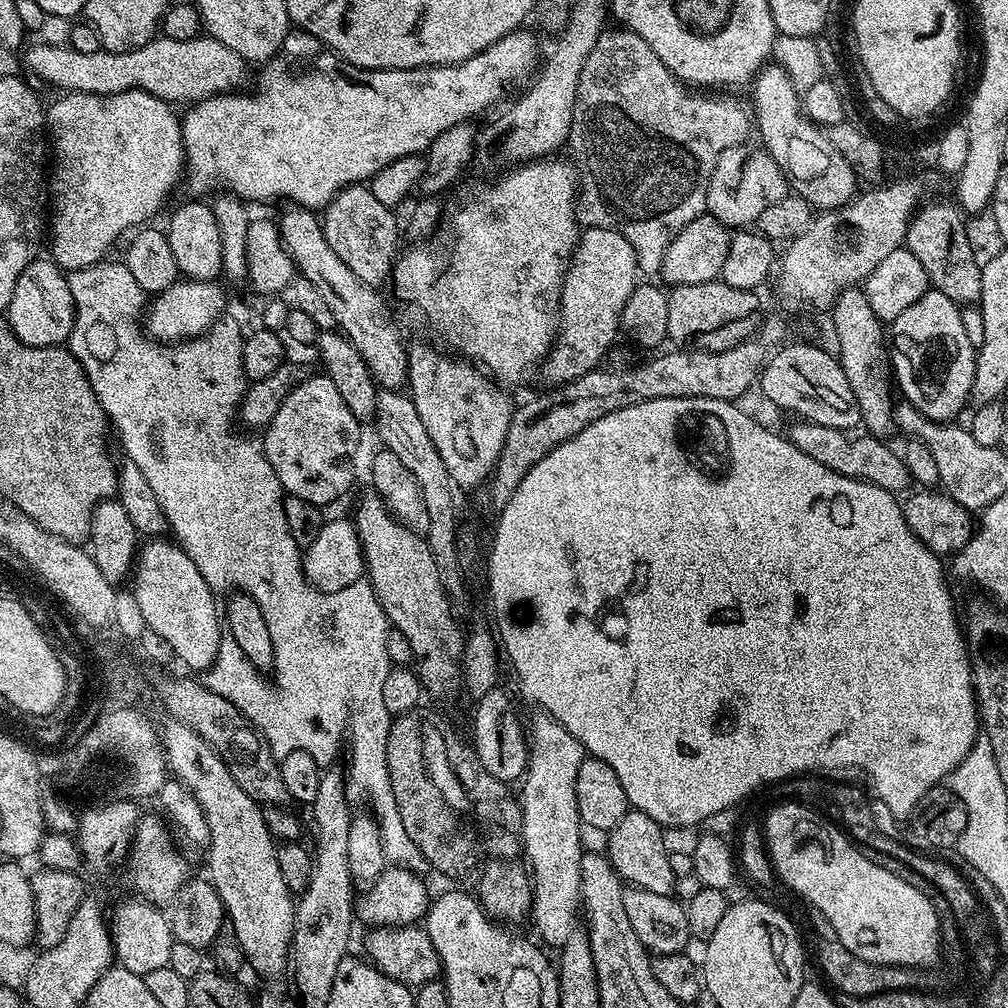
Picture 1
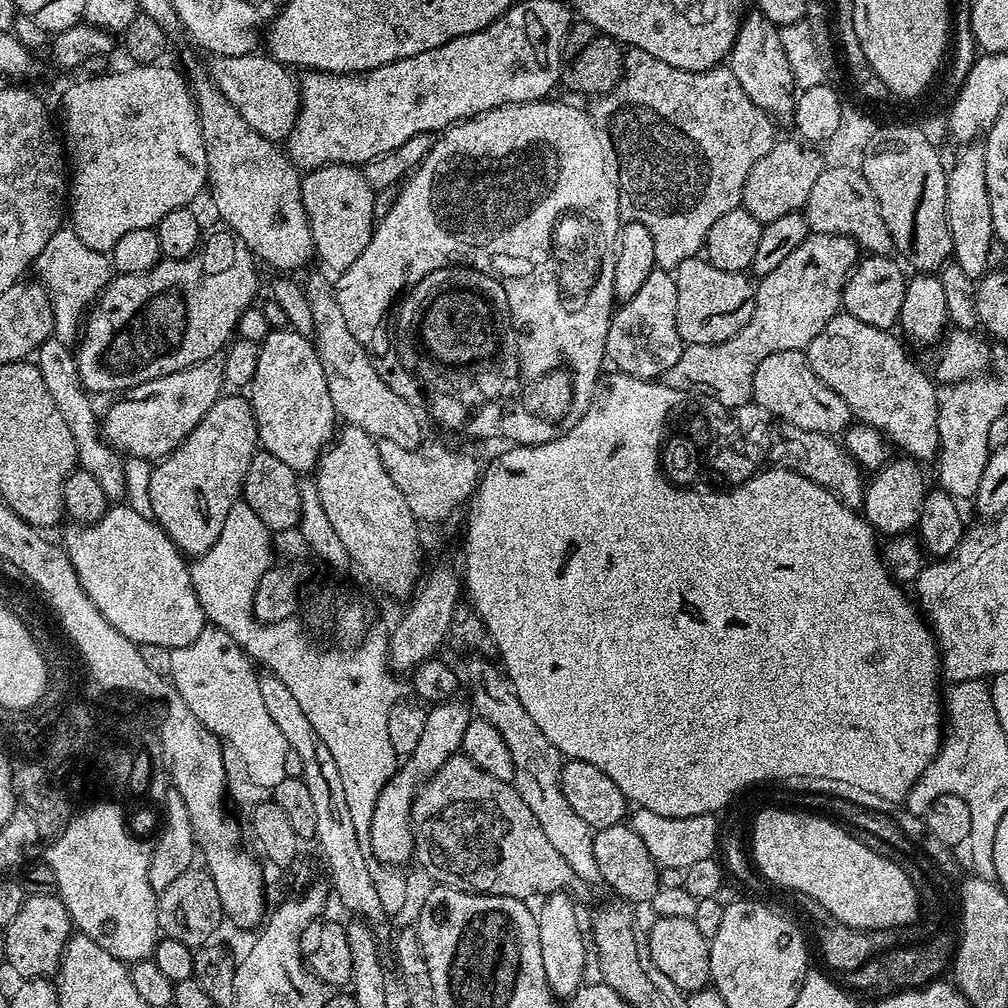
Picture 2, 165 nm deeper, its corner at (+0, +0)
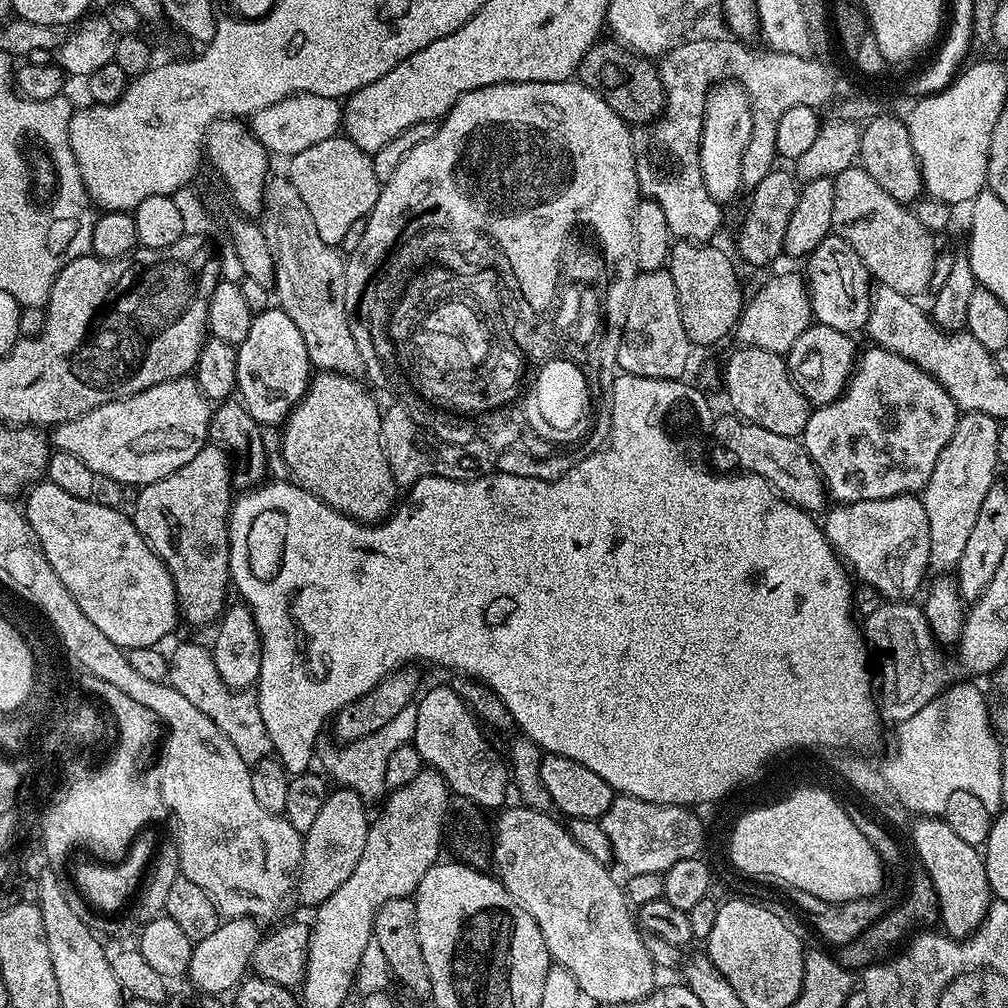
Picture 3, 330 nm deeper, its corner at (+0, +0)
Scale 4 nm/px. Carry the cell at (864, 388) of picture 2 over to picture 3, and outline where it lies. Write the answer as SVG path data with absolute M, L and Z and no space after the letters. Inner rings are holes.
M815 322L798 334L798 342L794 342L794 346L786 353L788 373L796 383L796 389L808 399L809 405L819 406L840 399L858 359L858 348L852 345L852 340L853 337L847 332L830 330L830 326Z

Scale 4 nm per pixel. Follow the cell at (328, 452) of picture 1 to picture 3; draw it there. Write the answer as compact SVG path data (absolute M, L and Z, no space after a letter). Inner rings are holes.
M270 306L264 312L253 315L250 331L246 333L246 342L242 342L236 349L236 392L248 413L261 426L280 426L287 420L289 414L296 409L304 391L308 389L312 364L306 354L306 342L302 342L302 333L290 314L283 312L279 306Z

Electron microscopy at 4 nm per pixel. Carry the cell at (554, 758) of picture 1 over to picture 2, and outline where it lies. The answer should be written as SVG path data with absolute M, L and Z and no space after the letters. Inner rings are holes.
M564 890L545 895L544 905L536 912L538 942L542 942L542 966L546 969L546 982L553 996L557 998L573 996L582 987L585 983L584 963L590 960L590 952L586 947L585 929L584 932L580 929L576 908L568 895L569 893Z

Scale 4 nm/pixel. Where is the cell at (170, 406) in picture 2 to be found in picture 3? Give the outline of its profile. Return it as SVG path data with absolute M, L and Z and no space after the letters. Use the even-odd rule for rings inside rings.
M191 375L179 376L126 399L111 400L76 419L59 424L51 431L50 440L57 451L72 453L80 458L97 477L141 488L174 474L174 470L186 466L186 462L190 462L190 458L194 458L194 454L206 446L212 414L210 401L204 397L195 379Z

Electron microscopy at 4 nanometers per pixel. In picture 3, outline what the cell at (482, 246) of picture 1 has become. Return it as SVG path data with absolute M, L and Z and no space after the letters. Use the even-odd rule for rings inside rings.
M575 79L562 82L522 82L521 84L491 84L482 86L478 90L470 90L458 98L458 102L448 111L448 115L439 121L434 138L422 142L422 146L414 146L402 162L398 162L398 170L394 170L389 180L383 181L378 202L373 206L372 212L366 217L366 234L362 234L362 242L353 252L347 253L344 269L346 270L346 310L350 322L350 334L360 341L366 349L367 359L376 369L372 372L372 380L380 388L389 388L395 399L404 405L404 409L429 432L433 432L440 440L447 444L459 444L460 447L471 449L473 453L480 452L508 452L513 448L524 456L533 456L536 460L560 460L563 456L572 456L573 461L584 460L600 451L608 442L608 431L612 429L612 410L609 407L609 393L612 382L618 375L616 359L618 346L626 326L626 310L628 300L632 296L632 287L636 281L636 247L634 246L634 210L642 198L638 186L636 173L636 154L634 149L634 132L610 106L606 106L598 93L587 88L585 84Z

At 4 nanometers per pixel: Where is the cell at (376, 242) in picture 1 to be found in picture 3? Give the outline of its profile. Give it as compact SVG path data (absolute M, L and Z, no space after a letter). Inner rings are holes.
M343 134L331 136L326 138L326 142L318 142L318 146L302 150L302 154L291 157L287 164L288 181L294 190L298 190L302 202L306 202L306 210L310 210L314 226L322 242L327 244L343 245L346 230L350 230L354 222L368 217L380 197L382 181L374 174L371 155L354 146L354 142Z

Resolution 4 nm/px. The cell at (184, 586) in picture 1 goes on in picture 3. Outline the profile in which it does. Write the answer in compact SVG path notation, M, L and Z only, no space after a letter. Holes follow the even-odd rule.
M44 478L27 489L22 500L22 511L46 554L46 562L50 562L54 574L62 578L62 586L70 590L74 602L82 606L82 614L86 614L86 618L90 618L90 622L94 622L94 626L98 626L110 642L117 644L121 650L159 645L159 640L166 639L175 630L178 621L176 587L172 576L158 554L154 554L142 538L131 515L98 501L96 498L74 498L74 494L66 494L66 490Z

